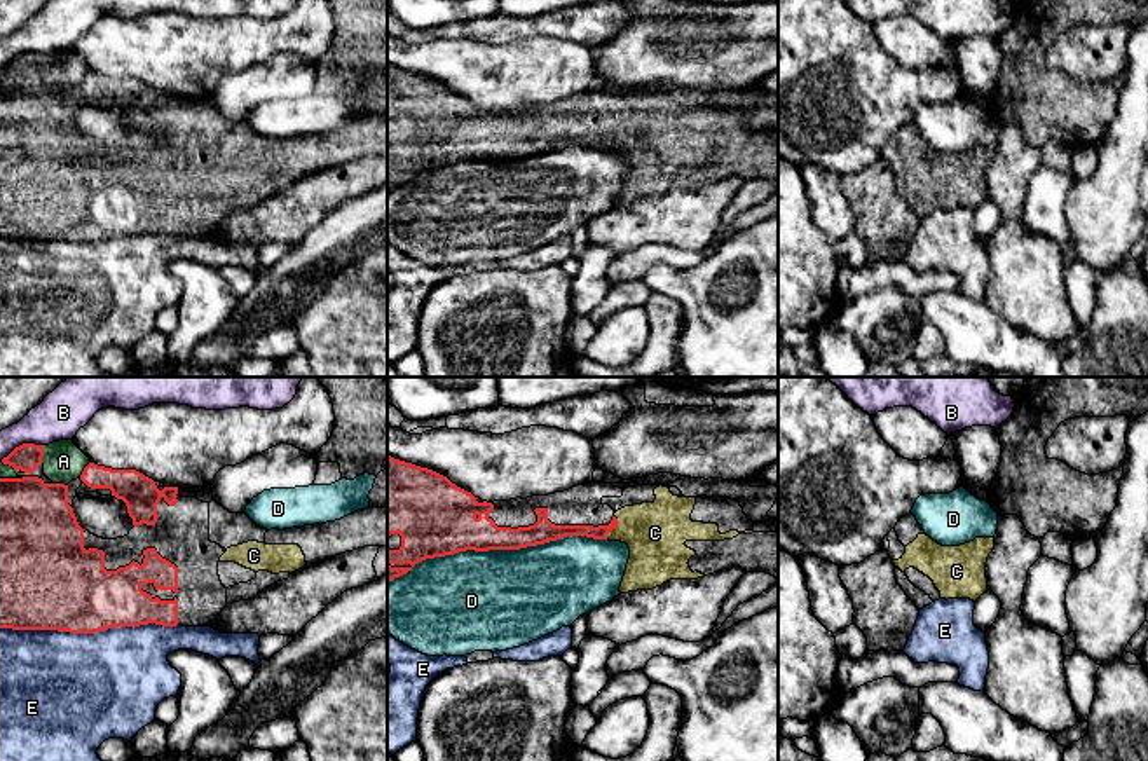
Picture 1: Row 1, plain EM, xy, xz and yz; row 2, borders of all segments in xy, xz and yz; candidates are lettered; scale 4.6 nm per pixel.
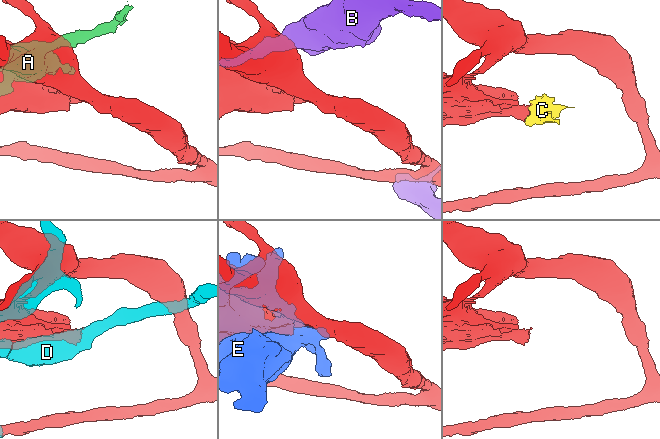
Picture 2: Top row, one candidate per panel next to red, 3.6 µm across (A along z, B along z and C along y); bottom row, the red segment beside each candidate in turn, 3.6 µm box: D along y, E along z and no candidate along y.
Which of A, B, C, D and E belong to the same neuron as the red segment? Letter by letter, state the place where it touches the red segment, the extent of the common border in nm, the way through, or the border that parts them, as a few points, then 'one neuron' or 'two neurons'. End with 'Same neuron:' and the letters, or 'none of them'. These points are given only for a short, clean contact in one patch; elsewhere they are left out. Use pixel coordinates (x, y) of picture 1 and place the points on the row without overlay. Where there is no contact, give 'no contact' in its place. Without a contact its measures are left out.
A: contact xy (42, 63); length 90 nm; two neurons
B: contact xy (23, 53); length 220 nm; border xy (44, 53), (20, 53), (0, 68); two neurons
C: contact xz (614, 137); length 120 nm; way xz (560, 140), (614, 137), (646, 137), (655, 142); one neuron
D: contact xz (496, 157); length 1050 nm; two neurons
E: contact xy (88, 241); length 800 nm; two neurons
Same neuron: C

